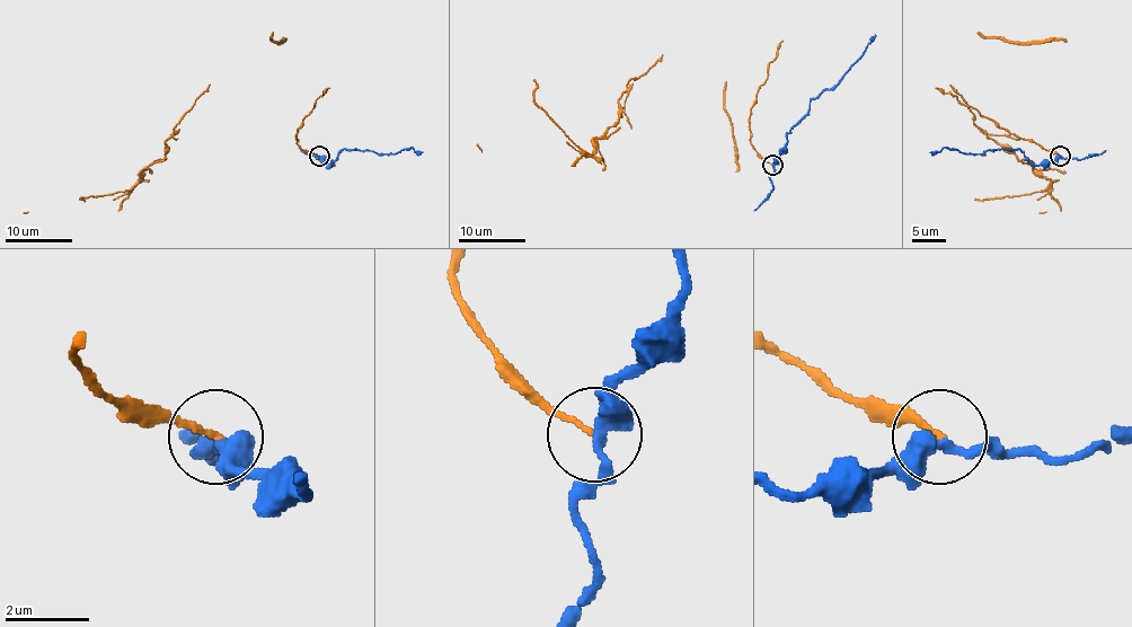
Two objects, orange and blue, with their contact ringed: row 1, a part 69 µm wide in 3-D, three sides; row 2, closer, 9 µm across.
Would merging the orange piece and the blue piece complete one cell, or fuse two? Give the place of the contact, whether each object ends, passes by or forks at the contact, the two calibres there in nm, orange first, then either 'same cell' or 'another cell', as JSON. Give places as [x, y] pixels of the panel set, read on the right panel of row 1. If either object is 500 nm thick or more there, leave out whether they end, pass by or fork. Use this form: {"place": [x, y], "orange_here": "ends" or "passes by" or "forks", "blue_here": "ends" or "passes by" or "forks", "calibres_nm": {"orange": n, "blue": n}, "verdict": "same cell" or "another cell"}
{"place": [1060, 156], "orange_here": "ends", "blue_here": "passes by", "calibres_nm": {"orange": 140, "blue": 380}, "verdict": "another cell"}

